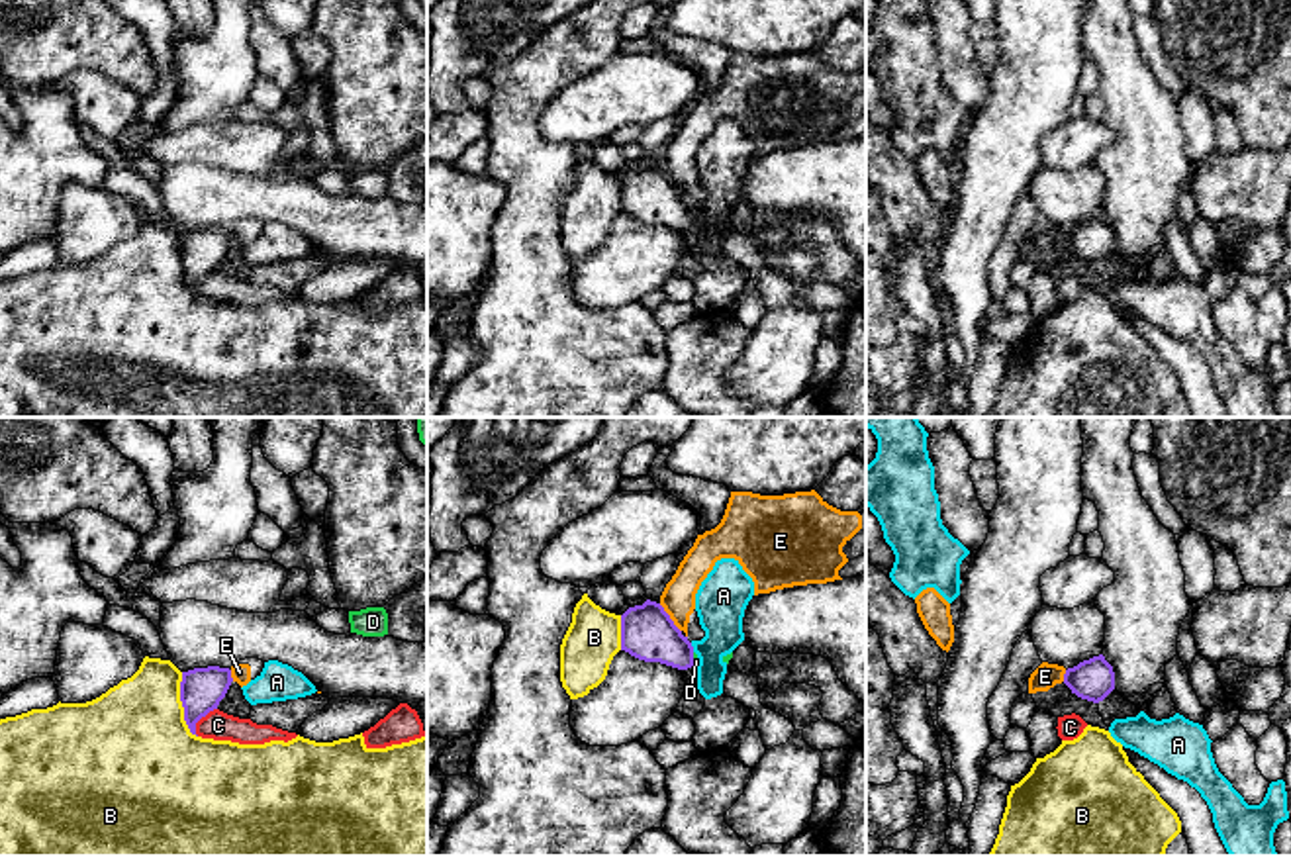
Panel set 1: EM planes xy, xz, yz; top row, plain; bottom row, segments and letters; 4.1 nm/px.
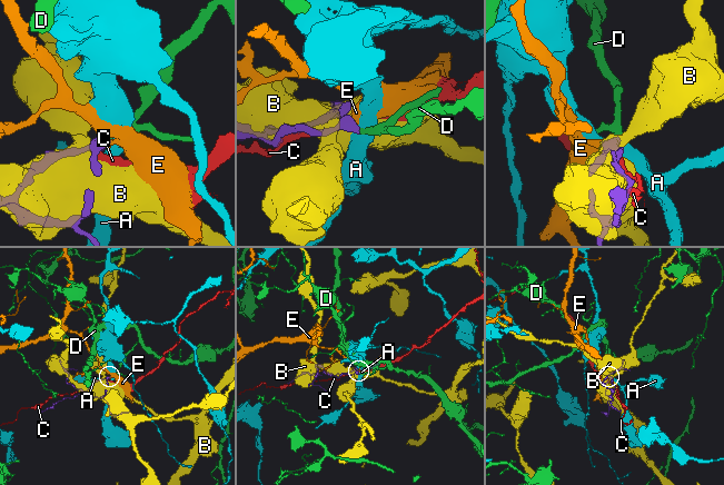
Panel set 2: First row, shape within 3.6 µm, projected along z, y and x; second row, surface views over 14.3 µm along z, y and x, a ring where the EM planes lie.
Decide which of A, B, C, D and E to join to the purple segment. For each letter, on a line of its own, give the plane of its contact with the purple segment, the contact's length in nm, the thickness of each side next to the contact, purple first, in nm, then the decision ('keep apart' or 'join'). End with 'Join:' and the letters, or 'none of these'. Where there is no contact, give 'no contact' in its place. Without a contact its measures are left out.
A: xz | 40 nm | 220/200 nm | keep apart
B: xy | 280 nm | 180/460 nm | keep apart
C: xy | 150 nm | 180/120 nm | keep apart
D: xz | 60 nm | 220/30 nm | join
E: xz | 150 nm | 220/140 nm | keep apart
Join: D

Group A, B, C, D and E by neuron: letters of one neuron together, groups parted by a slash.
A / B / C / D / E

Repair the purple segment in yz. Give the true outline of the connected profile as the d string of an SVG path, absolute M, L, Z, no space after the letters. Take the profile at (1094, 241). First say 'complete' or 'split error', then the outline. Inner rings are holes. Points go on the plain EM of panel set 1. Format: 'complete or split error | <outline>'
complete | M1103 215L1068 229L1064 245L1081 261L1099 264L1115 251L1113 227Z

